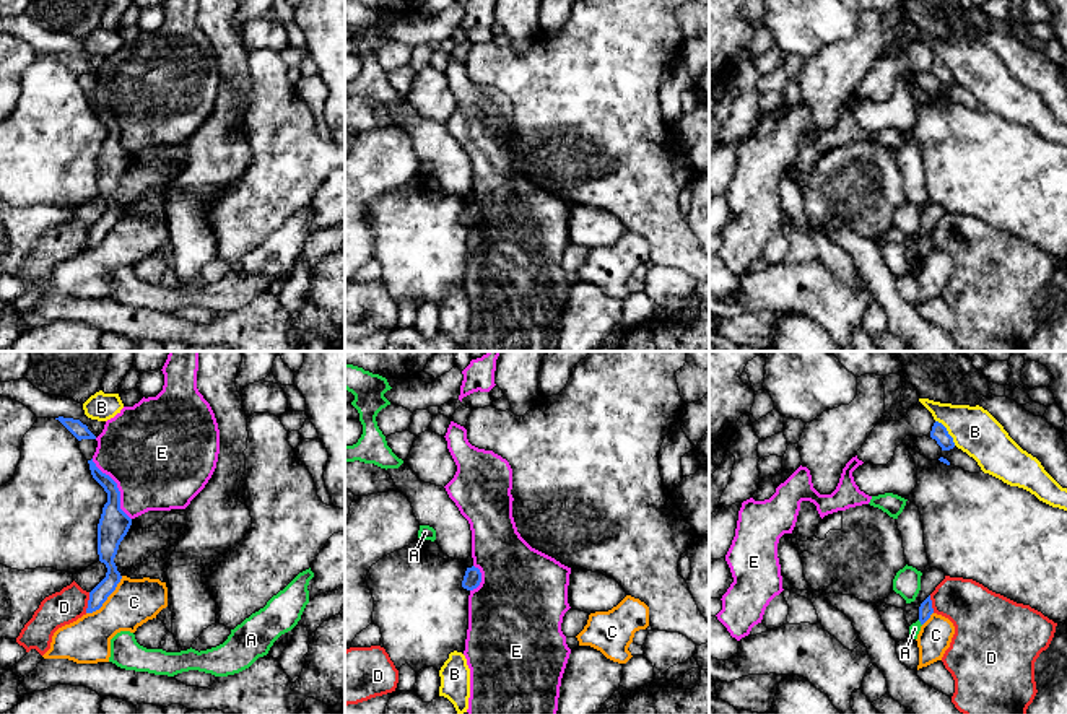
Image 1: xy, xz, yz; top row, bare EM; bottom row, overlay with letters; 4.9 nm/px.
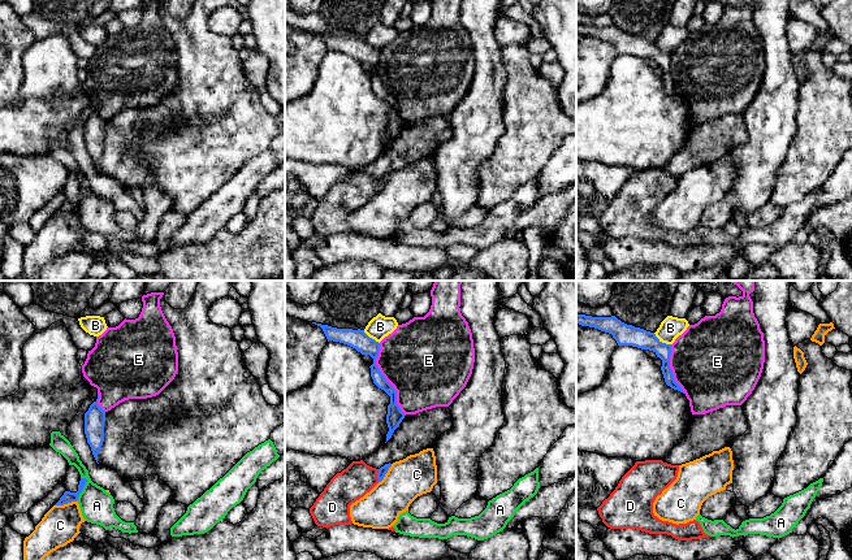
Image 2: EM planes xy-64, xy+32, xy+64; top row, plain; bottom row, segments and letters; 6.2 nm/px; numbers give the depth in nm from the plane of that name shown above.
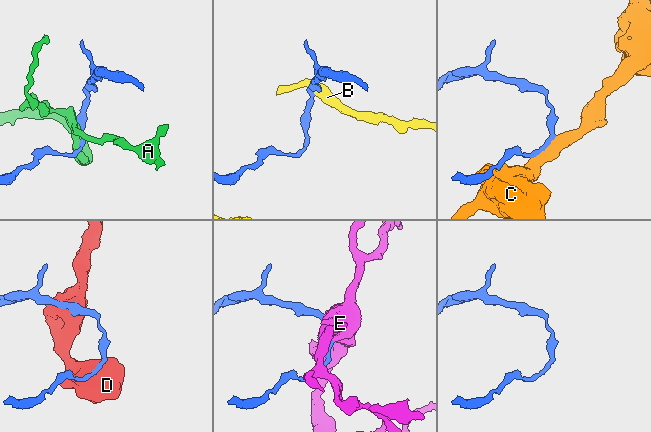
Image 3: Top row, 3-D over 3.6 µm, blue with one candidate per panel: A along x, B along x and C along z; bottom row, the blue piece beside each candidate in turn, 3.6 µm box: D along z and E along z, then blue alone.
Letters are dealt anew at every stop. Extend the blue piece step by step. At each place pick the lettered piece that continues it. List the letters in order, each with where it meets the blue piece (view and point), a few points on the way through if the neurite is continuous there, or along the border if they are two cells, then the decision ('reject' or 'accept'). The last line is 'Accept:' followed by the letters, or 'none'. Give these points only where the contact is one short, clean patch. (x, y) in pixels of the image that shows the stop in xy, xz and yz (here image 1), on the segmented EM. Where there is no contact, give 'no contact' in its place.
A: contact yz (921, 623); reject
B: contact yz (947, 431); border yz (936, 420), (945, 428), (955, 444); reject
C: contact xy (106, 599); border xy (122, 576), (108, 599), (98, 609), (87, 613); reject
D: contact xy (88, 602); reject
E: contact xy (117, 488); border xy (91, 459), (116, 483), (119, 508), (130, 519); reject
Accept: none

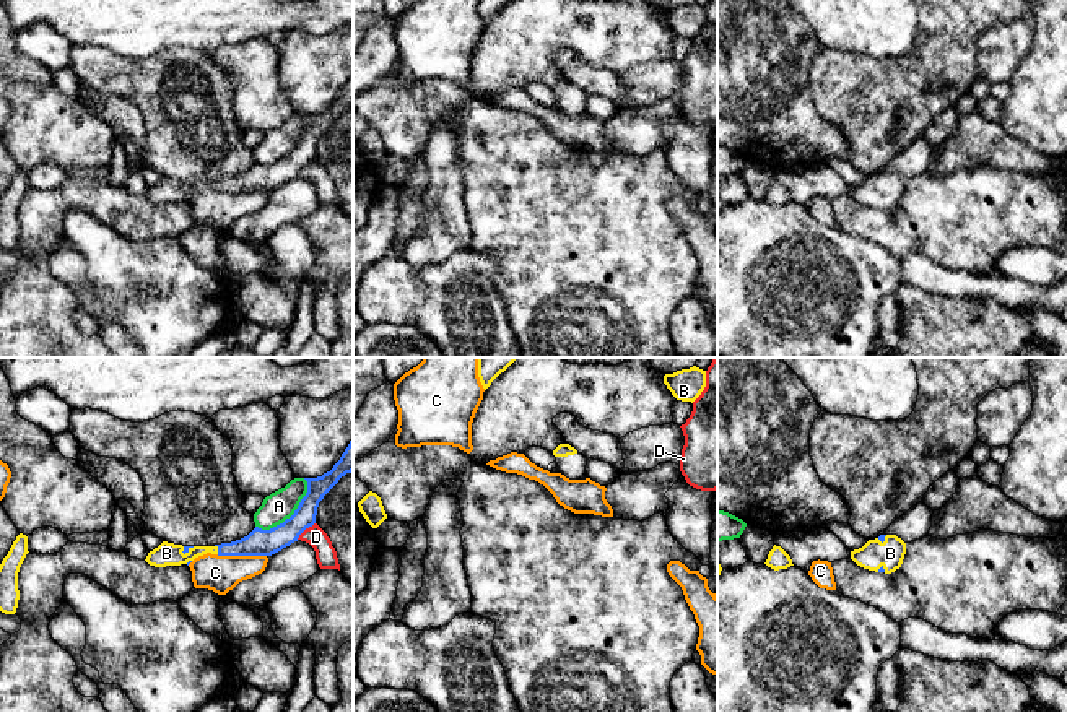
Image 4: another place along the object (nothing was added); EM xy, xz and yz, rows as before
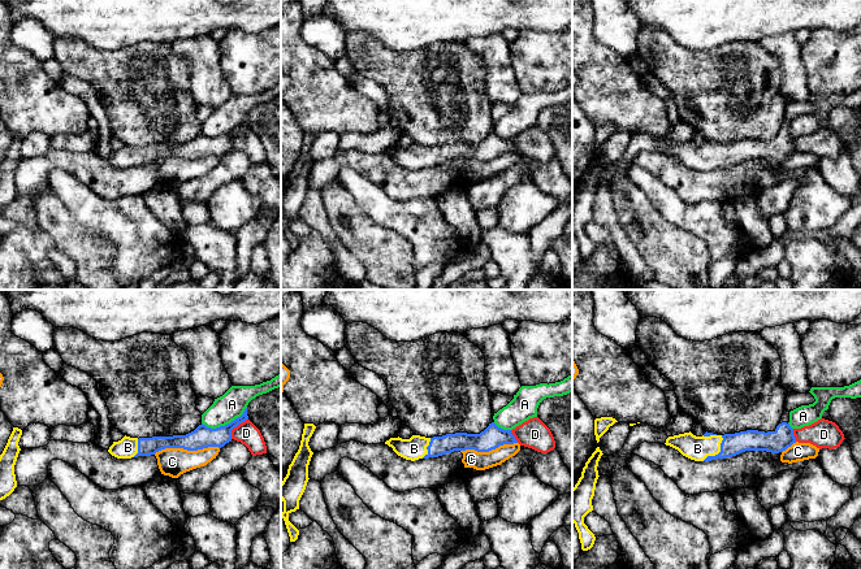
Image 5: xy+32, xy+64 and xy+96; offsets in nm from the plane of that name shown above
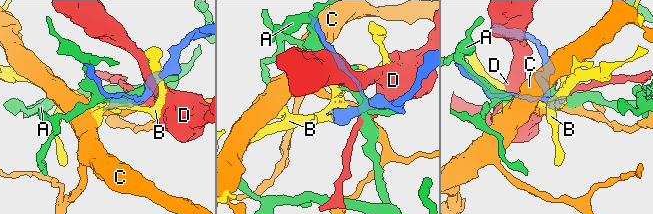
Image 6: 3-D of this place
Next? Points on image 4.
A: contact xy (293, 514); reject
B: contact xy (218, 550); way xy (259, 542), (248, 547), (218, 550), (168, 553); accept
C: contact xy (241, 555); border xy (217, 555), (265, 556); reject
D: contact xy (304, 529); border xy (314, 522), (296, 538); reject
Accept: B

